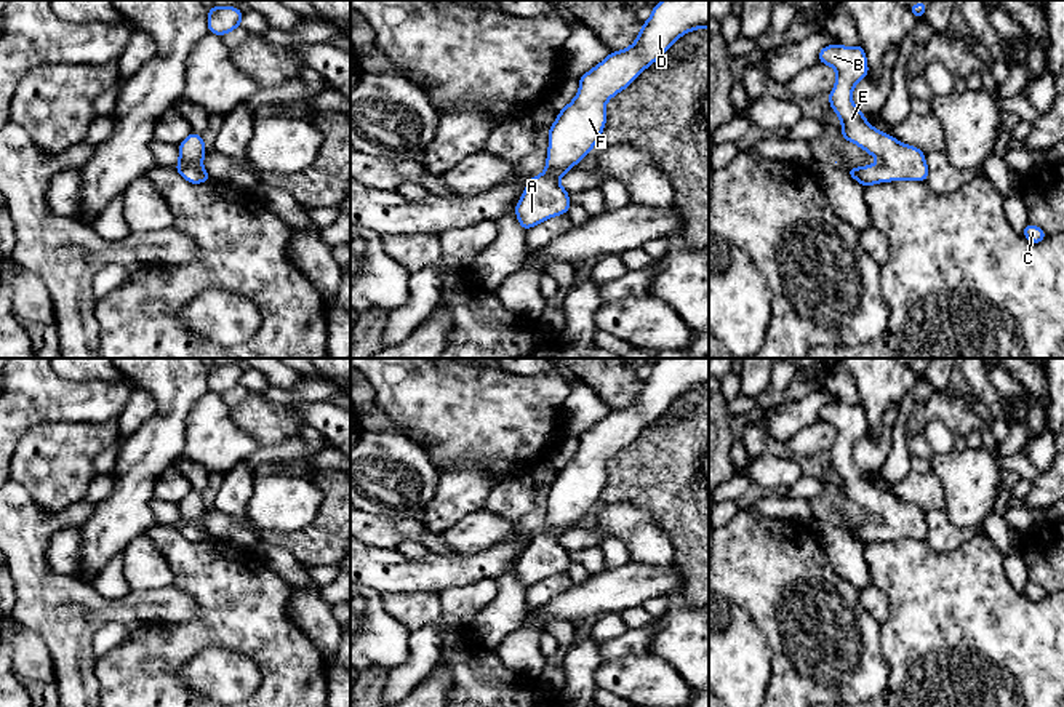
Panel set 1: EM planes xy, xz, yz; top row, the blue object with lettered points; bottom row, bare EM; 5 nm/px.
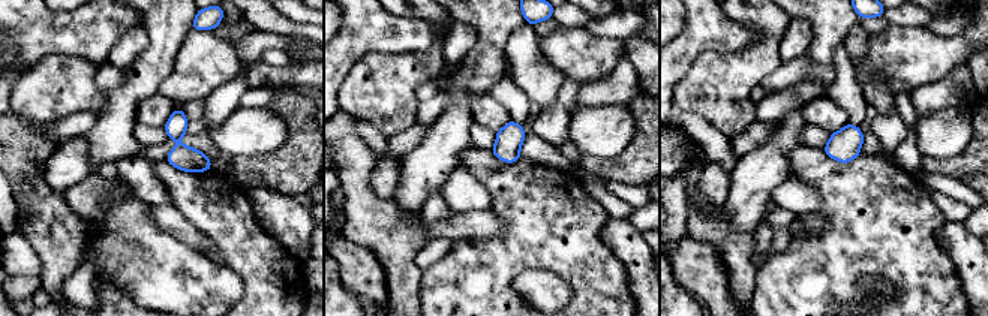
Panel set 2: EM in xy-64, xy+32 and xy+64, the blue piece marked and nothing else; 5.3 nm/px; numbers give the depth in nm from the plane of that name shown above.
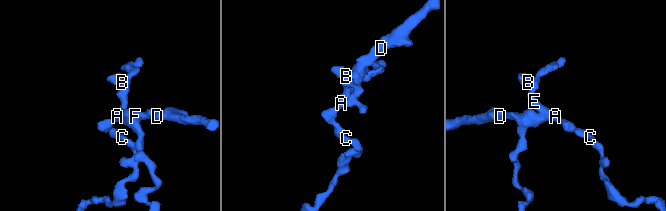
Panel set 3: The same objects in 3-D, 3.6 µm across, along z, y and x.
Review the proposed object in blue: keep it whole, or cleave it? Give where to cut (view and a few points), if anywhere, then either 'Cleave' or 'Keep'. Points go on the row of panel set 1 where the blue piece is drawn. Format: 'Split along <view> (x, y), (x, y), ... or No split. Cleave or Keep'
No split. Keep

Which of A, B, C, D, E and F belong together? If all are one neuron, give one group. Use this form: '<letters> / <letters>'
A B C D E F

